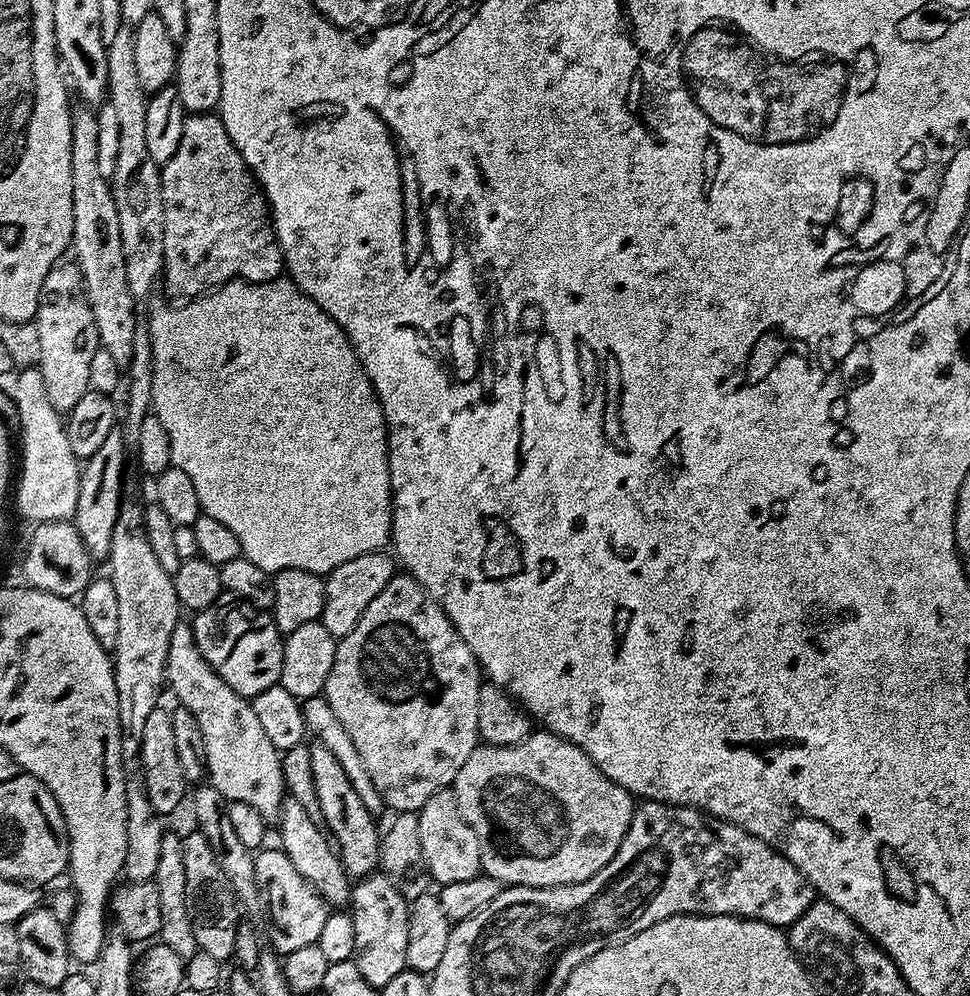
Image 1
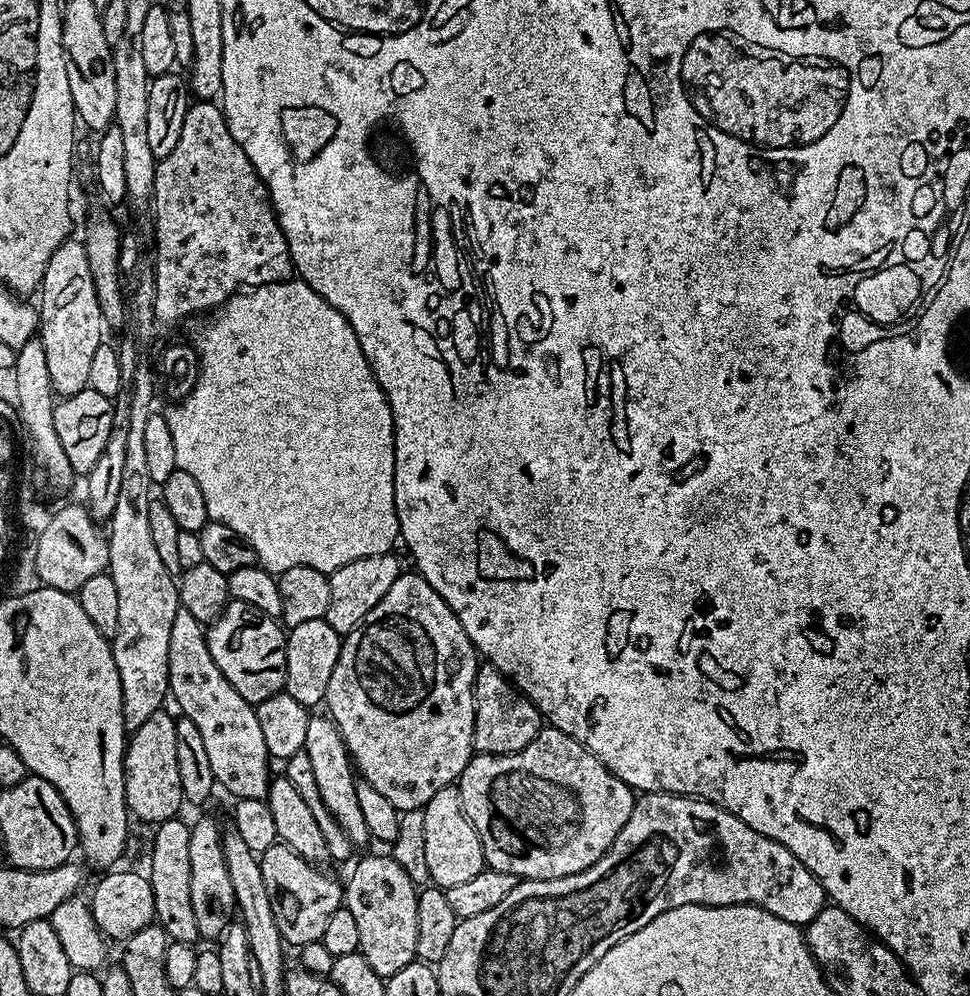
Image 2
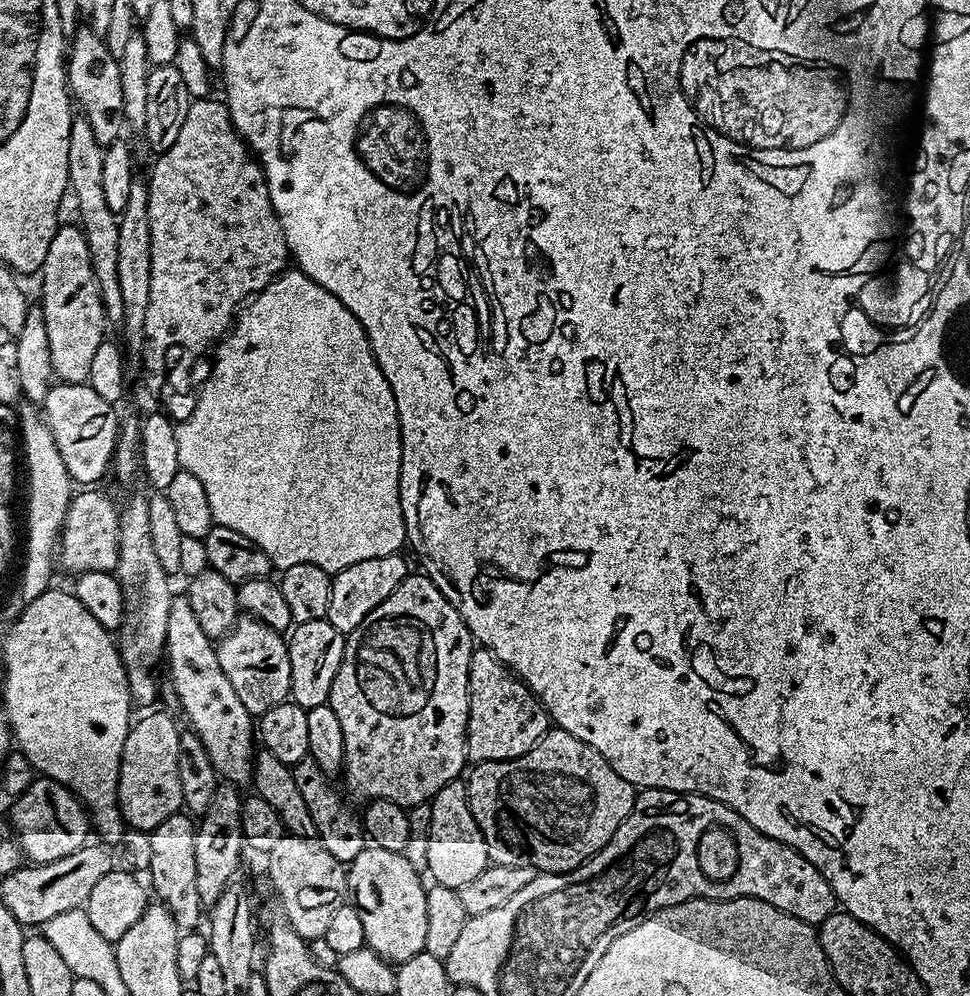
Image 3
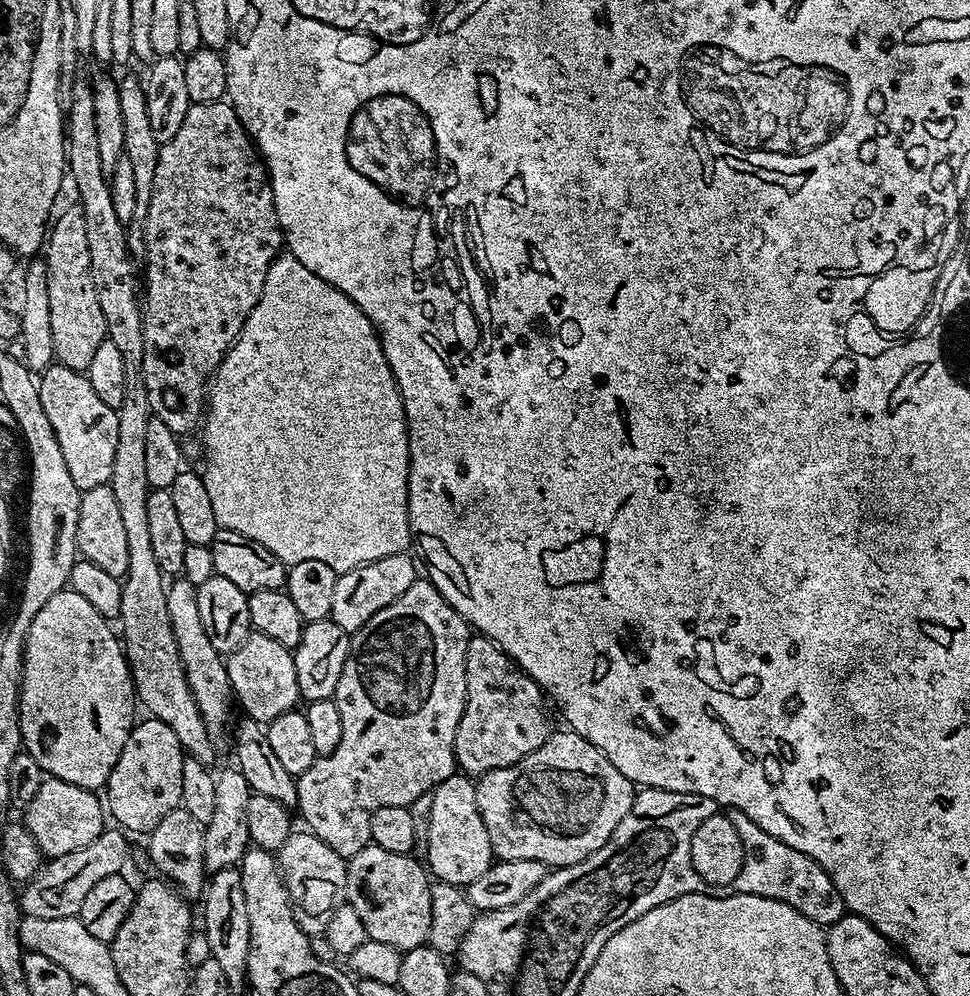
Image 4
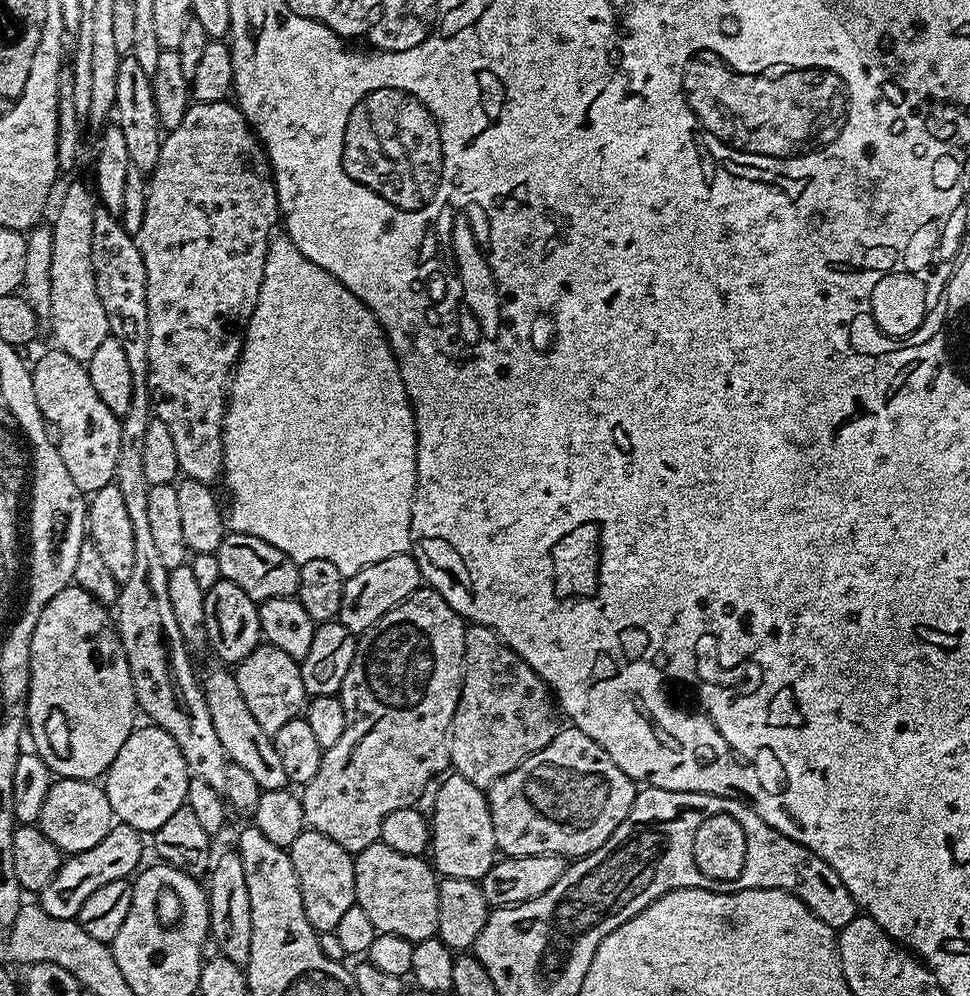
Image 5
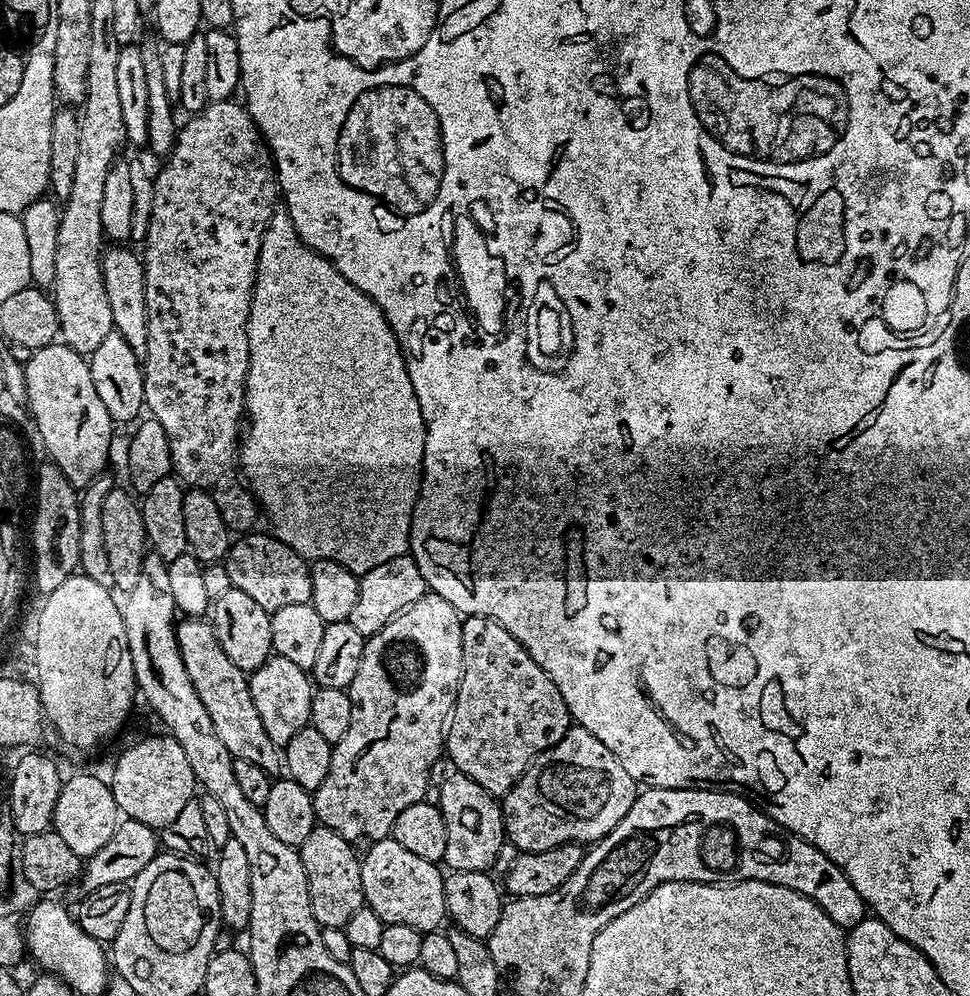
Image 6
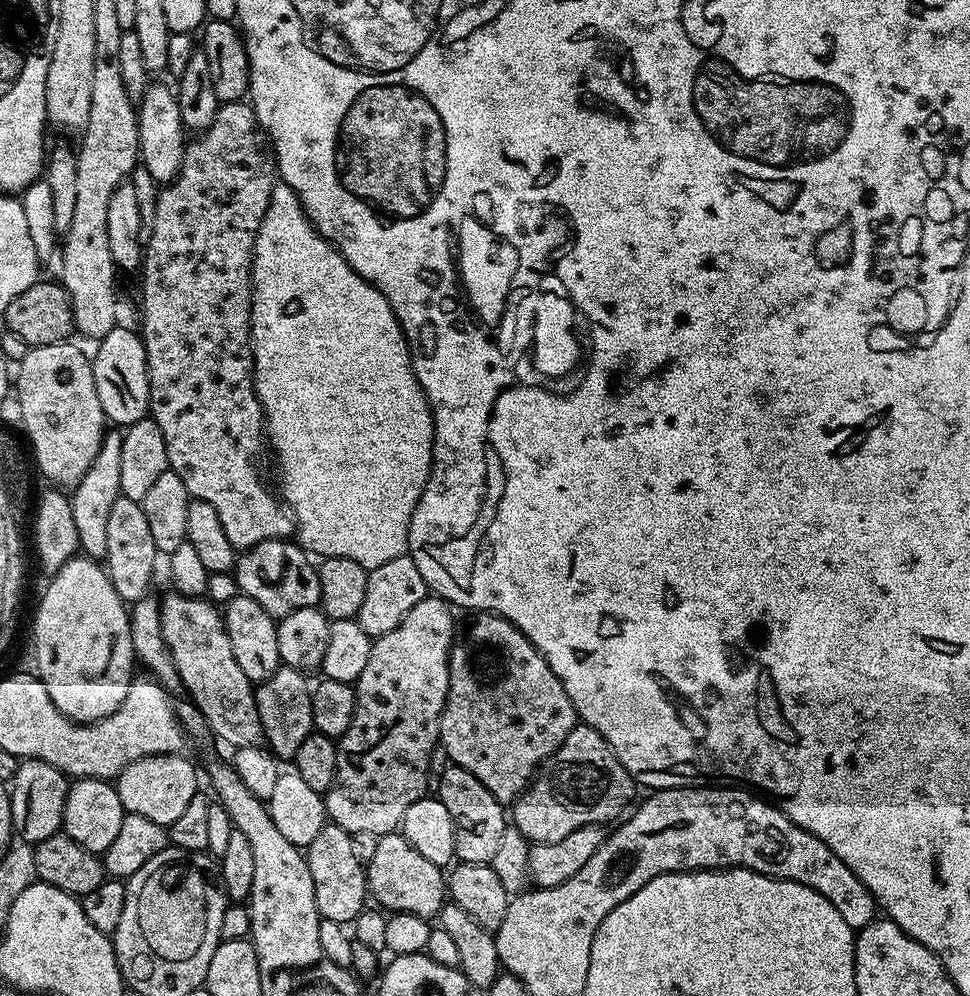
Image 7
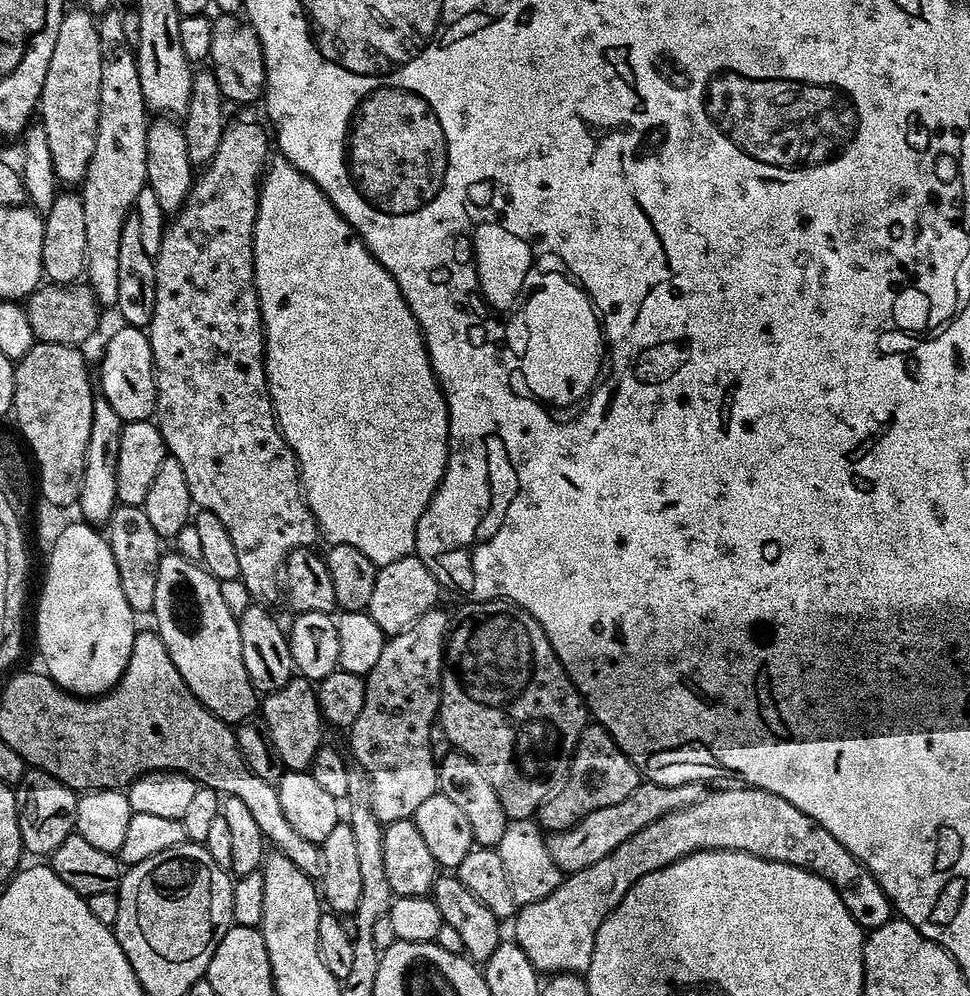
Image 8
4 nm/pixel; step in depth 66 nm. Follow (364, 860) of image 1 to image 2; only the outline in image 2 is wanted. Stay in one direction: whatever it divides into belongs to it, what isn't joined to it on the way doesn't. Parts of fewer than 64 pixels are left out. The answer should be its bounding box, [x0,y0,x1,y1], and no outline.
[303,715,369,846]

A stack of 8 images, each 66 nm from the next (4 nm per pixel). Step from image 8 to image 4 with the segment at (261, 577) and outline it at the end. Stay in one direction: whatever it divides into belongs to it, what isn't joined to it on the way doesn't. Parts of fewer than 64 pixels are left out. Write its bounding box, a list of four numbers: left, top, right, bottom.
[142,100,285,434]

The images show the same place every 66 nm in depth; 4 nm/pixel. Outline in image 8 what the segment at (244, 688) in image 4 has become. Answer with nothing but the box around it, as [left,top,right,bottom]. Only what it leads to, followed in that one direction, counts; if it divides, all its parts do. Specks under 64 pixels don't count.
[262,678,325,772]

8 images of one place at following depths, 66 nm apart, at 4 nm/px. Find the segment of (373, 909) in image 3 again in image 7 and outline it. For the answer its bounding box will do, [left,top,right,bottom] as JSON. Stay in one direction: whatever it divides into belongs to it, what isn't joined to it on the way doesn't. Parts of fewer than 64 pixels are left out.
[366,831,446,918]

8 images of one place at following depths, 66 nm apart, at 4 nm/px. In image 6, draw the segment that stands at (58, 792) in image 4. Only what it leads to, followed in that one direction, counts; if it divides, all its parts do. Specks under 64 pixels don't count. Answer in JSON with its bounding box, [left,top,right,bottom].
[52,776,122,858]

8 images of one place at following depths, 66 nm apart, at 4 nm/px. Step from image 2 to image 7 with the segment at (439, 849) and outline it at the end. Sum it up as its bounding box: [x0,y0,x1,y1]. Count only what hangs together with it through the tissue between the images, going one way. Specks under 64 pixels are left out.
[438,766,506,864]

